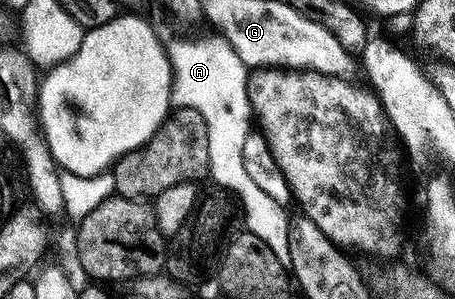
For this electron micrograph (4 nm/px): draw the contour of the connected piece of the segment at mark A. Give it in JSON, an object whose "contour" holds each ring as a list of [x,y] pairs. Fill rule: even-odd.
{"contour":[[[218,34],[214,36],[212,40],[178,44],[174,49],[169,49],[174,70],[173,103],[177,107],[200,110],[200,114],[204,114],[204,122],[208,126],[209,179],[214,179],[219,189],[233,194],[240,201],[244,220],[246,216],[245,231],[260,238],[272,254],[284,252],[288,256],[291,217],[286,216],[287,209],[272,202],[272,198],[268,198],[268,194],[264,194],[264,190],[248,178],[248,170],[244,170],[244,138],[248,138],[252,131],[252,111],[246,89],[248,69],[227,40]]]}

